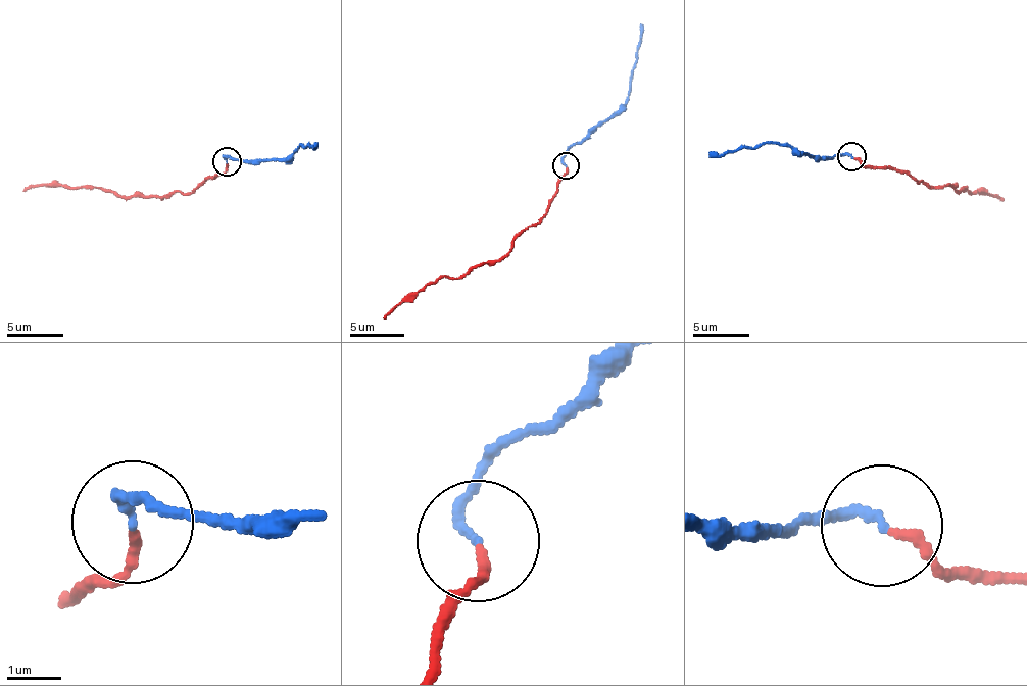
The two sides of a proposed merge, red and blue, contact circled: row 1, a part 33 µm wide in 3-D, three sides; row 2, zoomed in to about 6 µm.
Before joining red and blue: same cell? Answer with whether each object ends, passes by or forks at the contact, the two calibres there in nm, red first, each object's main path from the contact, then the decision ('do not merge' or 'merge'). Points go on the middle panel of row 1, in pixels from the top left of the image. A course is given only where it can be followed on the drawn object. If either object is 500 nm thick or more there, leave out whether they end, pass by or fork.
red ends there; blue ends there; 170 nm thick on the red side, 180 nm on the other; red runs (566, 165), (547, 212), (495, 260), (472, 266), (457, 280), (438, 277), (410, 293), (384, 319); blue runs (565, 166), (563, 156), (574, 144), (606, 123), (628, 98), (630, 75), (636, 68), (642, 38), (639, 25); merge

